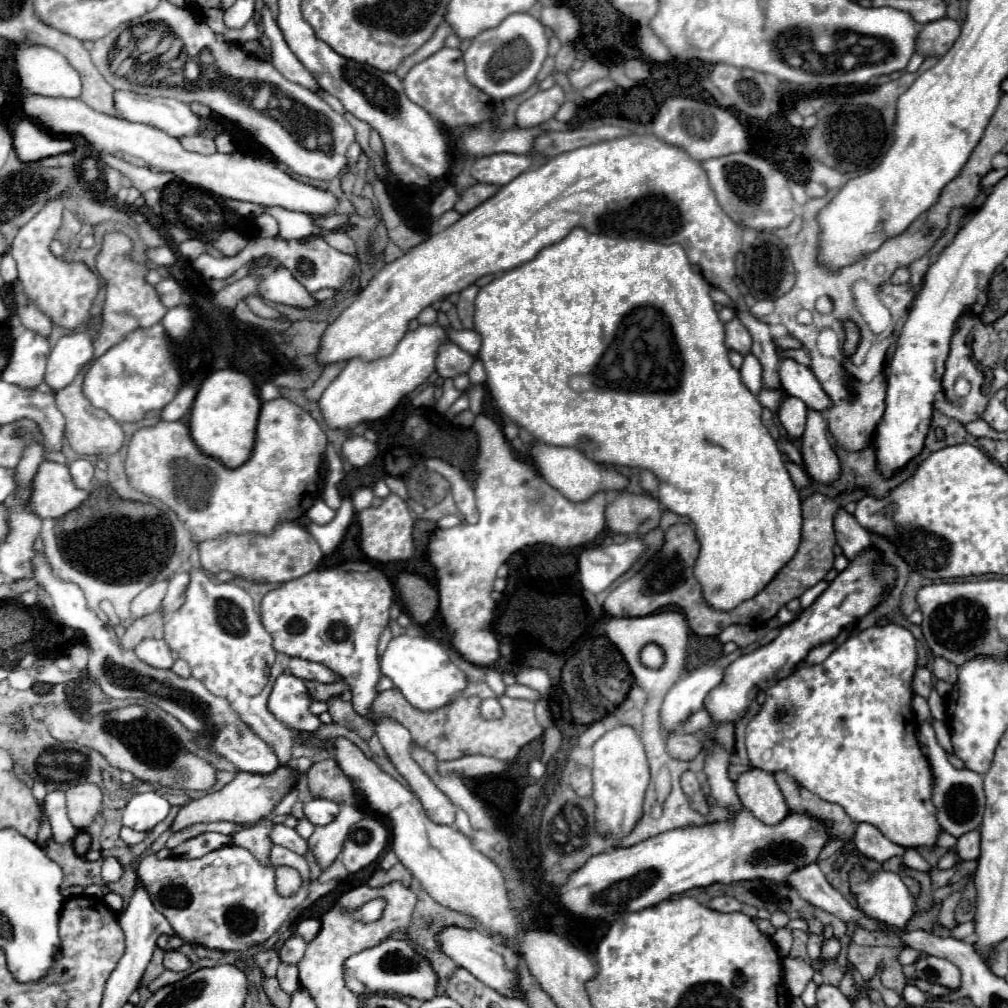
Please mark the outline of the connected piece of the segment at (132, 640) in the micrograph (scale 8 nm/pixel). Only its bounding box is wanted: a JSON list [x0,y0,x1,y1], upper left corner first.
[122,609,164,649]

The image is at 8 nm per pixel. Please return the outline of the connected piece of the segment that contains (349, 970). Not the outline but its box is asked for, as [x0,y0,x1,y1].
[344,937,438,1001]

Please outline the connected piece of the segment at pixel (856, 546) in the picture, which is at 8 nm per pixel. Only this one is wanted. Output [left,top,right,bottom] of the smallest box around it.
[834,509,872,561]

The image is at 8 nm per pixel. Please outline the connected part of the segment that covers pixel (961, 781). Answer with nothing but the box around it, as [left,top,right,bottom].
[918,721,984,837]

